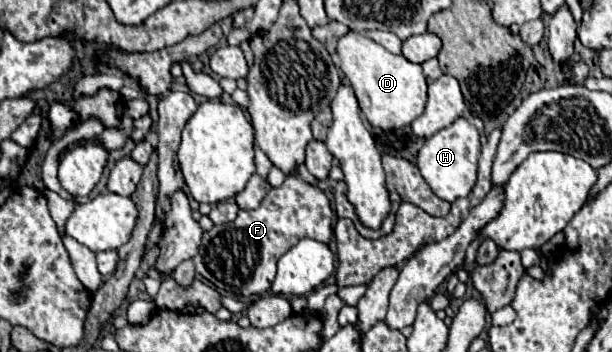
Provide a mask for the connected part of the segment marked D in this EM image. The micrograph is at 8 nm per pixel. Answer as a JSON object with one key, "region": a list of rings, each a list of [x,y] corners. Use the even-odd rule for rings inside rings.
{"region":[[[359,32],[345,34],[339,40],[337,52],[341,60],[341,70],[355,88],[359,106],[371,126],[381,130],[403,128],[409,126],[417,116],[421,116],[421,112],[425,112],[427,82],[419,64],[409,62],[401,54],[387,52],[377,42]]]}

